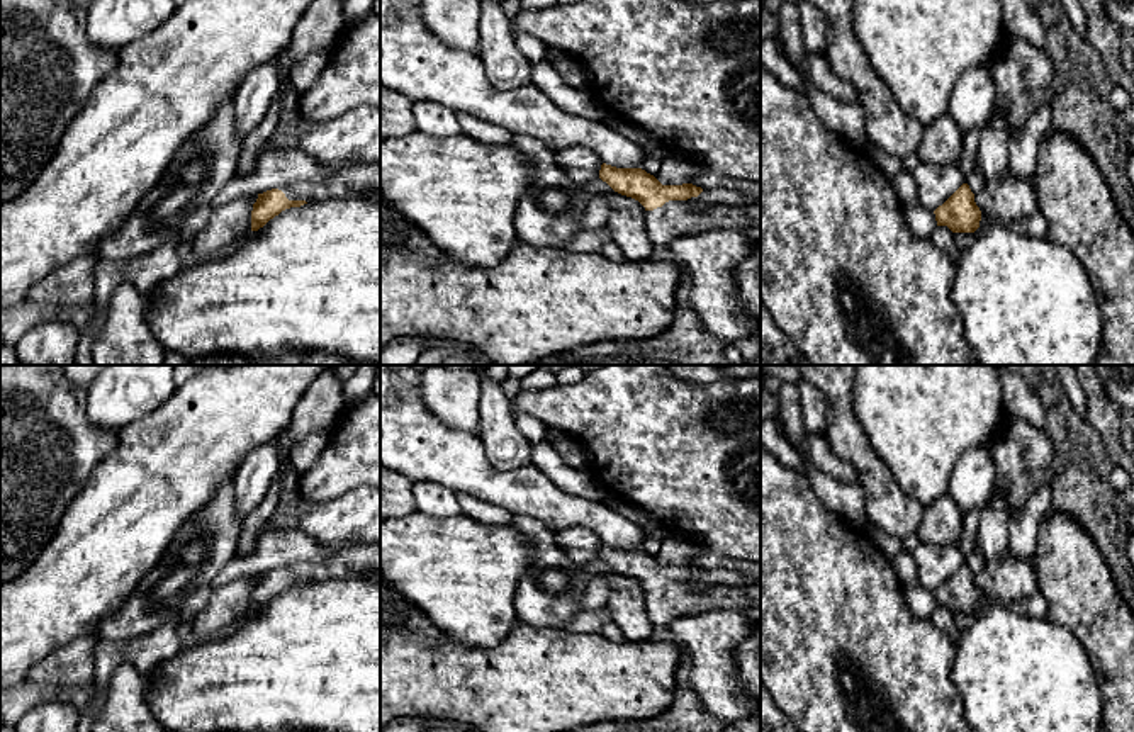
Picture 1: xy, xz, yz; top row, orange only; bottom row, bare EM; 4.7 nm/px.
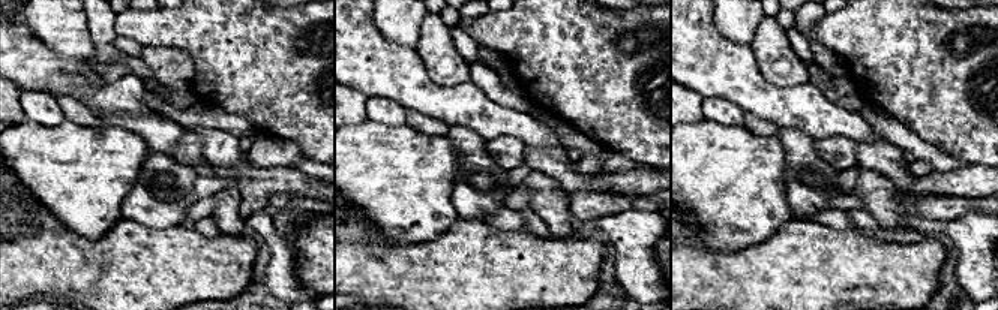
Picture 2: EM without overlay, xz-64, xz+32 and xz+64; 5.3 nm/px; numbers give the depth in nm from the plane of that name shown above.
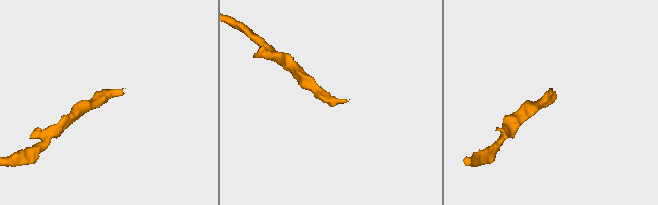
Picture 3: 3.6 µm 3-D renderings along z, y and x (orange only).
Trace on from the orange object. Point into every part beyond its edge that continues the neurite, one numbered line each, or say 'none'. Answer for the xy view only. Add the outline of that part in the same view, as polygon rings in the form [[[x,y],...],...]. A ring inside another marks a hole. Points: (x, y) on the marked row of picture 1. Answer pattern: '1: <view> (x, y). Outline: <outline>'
1: xy (357, 180). Outline: [[[380,163],[353,165],[333,177],[297,180],[277,189],[289,200],[306,200],[307,204],[380,194]]]

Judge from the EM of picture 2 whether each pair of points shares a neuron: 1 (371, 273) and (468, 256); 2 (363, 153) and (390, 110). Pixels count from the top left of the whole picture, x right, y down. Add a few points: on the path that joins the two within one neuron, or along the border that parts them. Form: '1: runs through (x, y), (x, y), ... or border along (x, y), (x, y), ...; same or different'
1: runs through (395, 273), (444, 273); same
2: border along (368, 119), (383, 125), (405, 125); different

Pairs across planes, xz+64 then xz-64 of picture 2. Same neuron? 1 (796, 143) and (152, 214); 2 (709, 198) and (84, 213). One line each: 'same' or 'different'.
1: same
2: same

